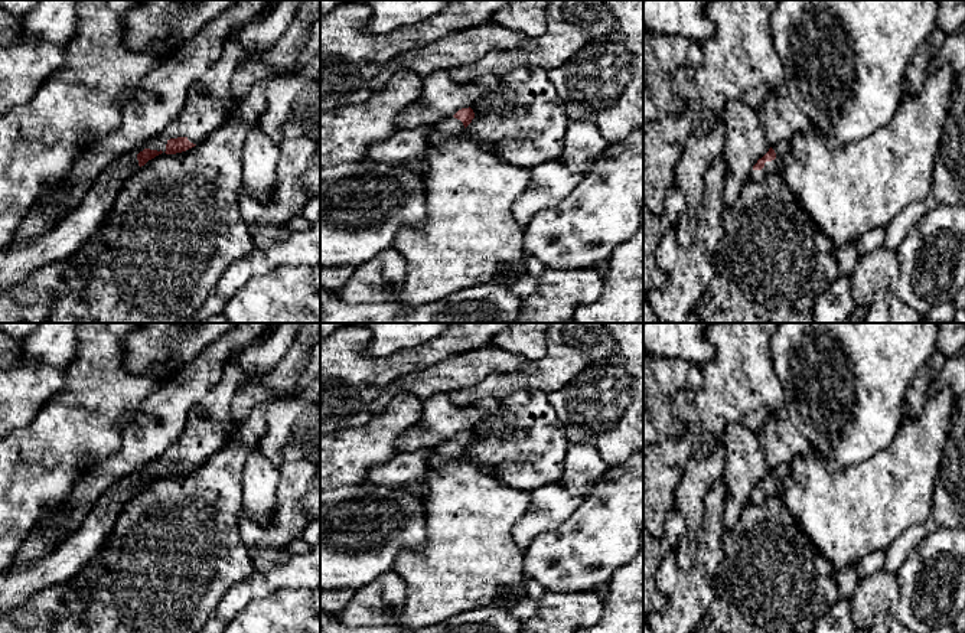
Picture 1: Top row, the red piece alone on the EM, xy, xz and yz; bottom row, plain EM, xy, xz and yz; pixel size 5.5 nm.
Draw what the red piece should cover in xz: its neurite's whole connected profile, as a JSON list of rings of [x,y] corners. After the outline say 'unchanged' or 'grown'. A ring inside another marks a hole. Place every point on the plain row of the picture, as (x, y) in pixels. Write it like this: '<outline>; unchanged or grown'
[[[470,430],[459,433],[453,440],[441,443],[439,447],[430,450],[428,467],[462,459],[463,453],[473,441],[475,435]]]; grown

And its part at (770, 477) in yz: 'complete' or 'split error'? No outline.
split error

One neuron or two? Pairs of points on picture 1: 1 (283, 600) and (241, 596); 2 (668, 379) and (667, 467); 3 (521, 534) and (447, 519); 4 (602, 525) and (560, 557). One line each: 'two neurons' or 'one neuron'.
1: two neurons
2: one neuron
3: two neurons
4: one neuron

